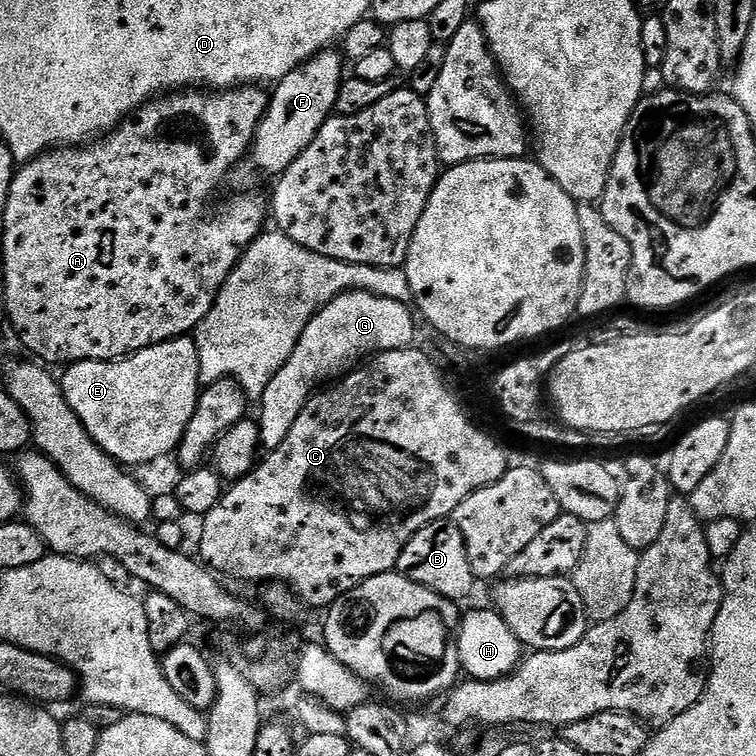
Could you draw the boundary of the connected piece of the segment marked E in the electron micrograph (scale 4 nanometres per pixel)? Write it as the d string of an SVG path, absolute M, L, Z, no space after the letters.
M191 335L179 336L161 344L155 344L146 350L135 352L134 355L126 356L119 360L79 360L76 364L67 365L63 372L64 376L61 375L59 377L60 389L64 392L64 397L70 406L70 410L74 410L74 414L78 414L82 426L88 431L92 441L121 466L152 464L155 460L162 459L163 456L171 457L175 453L176 447L180 445L180 439L186 430L186 426L190 426L190 418L194 418L194 410L198 406L198 398L202 391L200 367L198 366L198 350L196 349L195 339Z

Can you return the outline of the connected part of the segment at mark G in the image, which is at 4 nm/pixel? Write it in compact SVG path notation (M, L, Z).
M351 291L334 297L318 314L314 314L306 330L302 330L302 338L298 338L294 354L290 354L286 366L270 378L270 386L266 386L264 395L260 397L258 423L261 441L268 446L282 443L286 434L290 434L290 426L294 426L294 418L302 414L306 402L317 389L347 376L365 358L413 347L415 319L417 317L409 305L385 296Z

